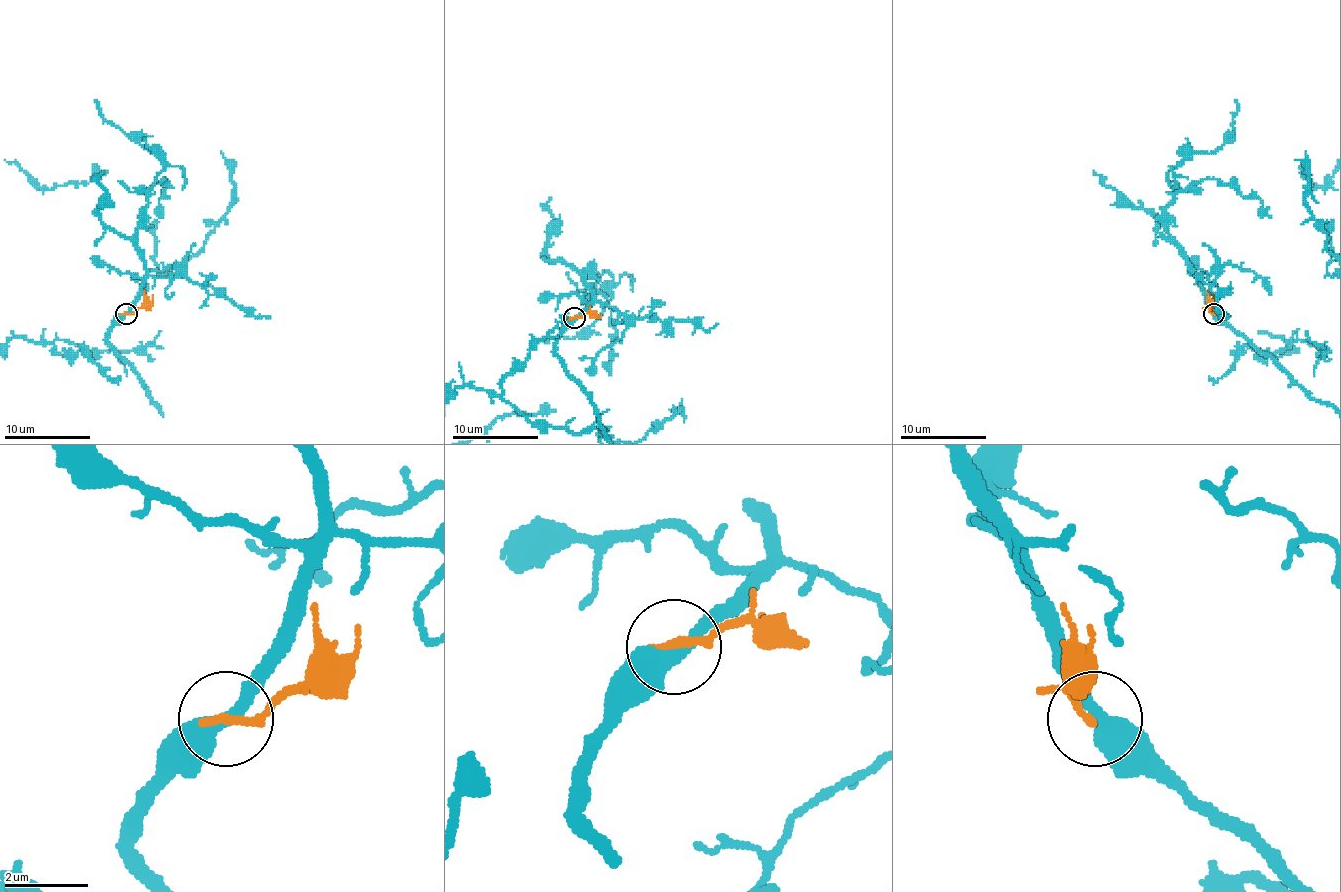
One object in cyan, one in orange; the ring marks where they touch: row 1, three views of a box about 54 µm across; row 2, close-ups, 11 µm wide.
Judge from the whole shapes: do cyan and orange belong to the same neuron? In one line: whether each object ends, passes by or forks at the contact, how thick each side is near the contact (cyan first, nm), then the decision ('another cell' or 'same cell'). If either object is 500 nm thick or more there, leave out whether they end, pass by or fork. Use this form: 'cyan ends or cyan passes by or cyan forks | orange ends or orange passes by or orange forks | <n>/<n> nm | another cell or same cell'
cyan passes by | orange ends | 400/240 nm | another cell

